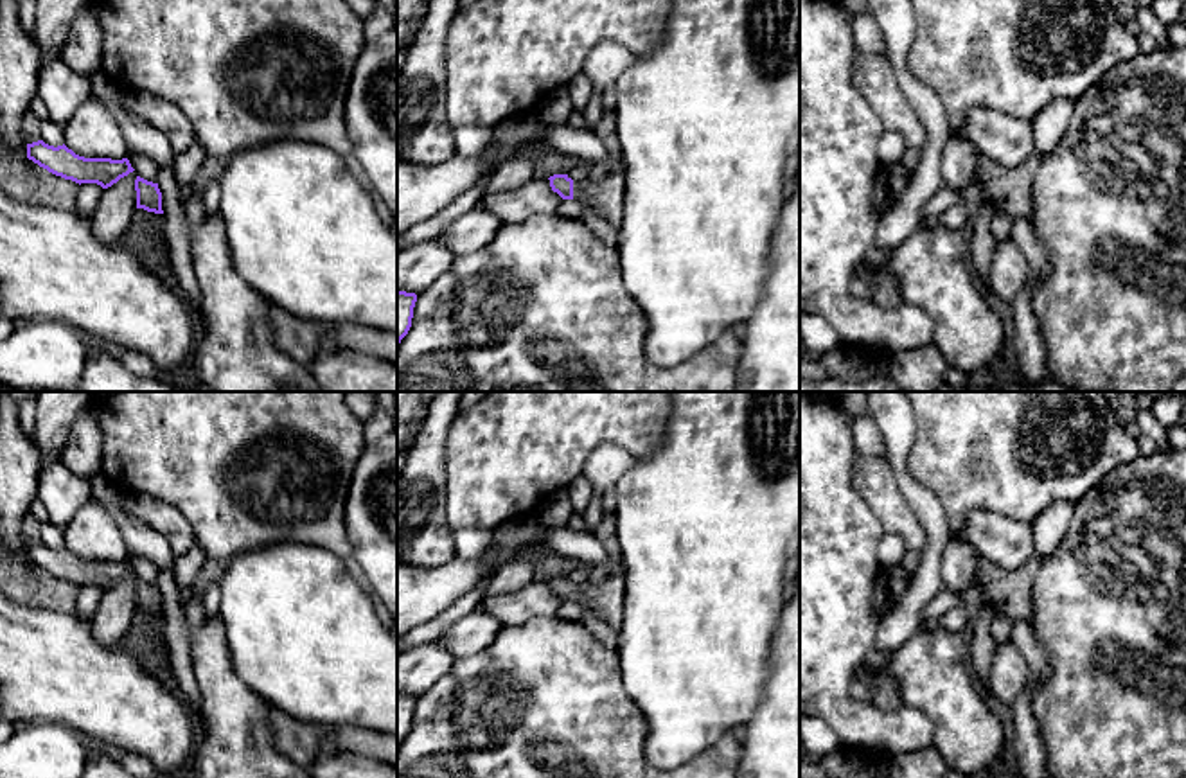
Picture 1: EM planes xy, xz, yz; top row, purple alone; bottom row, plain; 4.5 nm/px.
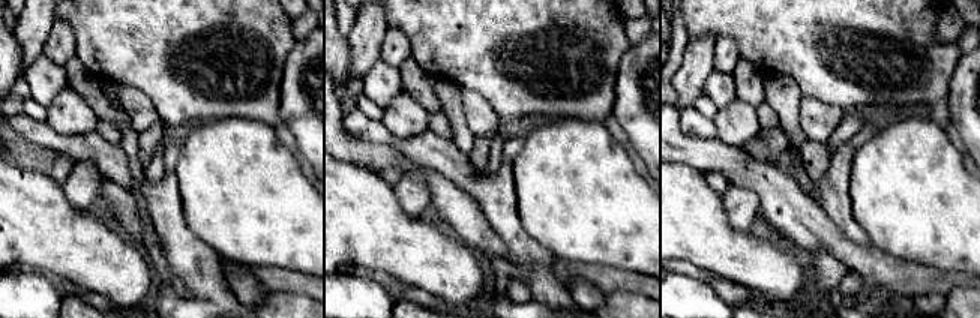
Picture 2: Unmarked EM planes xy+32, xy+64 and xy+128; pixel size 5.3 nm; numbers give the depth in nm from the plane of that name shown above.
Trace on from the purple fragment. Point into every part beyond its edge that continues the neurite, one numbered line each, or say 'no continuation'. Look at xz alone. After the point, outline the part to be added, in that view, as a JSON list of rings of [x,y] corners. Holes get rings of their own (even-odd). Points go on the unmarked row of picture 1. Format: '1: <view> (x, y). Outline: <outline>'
1: xz (606, 599). Outline: [[[624,571],[609,573],[604,582],[586,580],[573,584],[573,602],[591,609],[597,618],[618,632],[622,629],[622,611],[625,604]]]

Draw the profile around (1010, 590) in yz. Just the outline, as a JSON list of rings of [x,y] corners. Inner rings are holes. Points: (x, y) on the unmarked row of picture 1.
[[[1033,553],[1021,568],[1008,571],[979,555],[976,584],[990,593],[999,613],[1031,622],[1031,586],[1040,562],[1042,559]]]

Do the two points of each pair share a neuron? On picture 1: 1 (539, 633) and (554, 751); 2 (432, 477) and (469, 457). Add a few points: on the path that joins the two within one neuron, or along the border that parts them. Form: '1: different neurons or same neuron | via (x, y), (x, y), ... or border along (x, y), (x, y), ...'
1: same neuron | via (539, 662), (539, 723)
2: different neurons | border along (450, 430), (446, 442), (444, 514)

